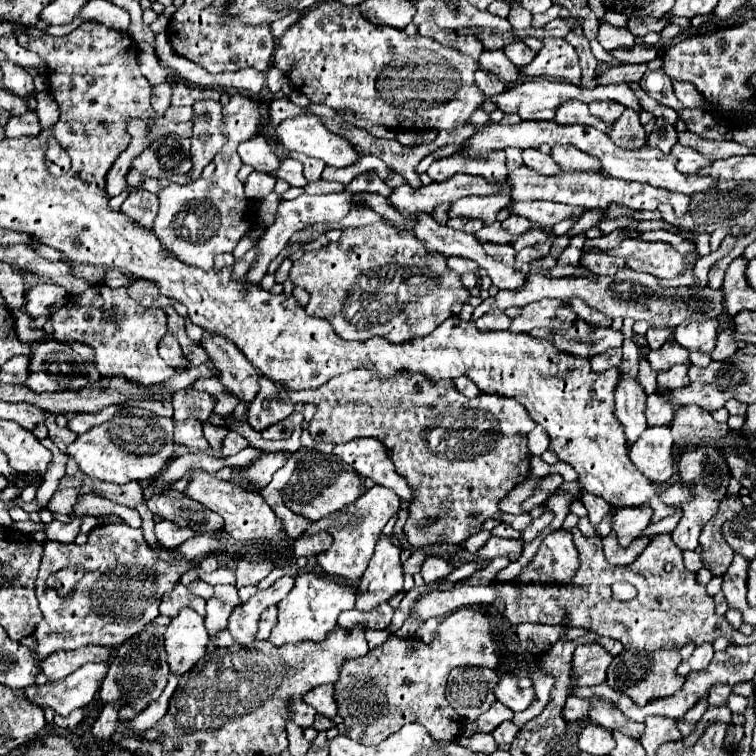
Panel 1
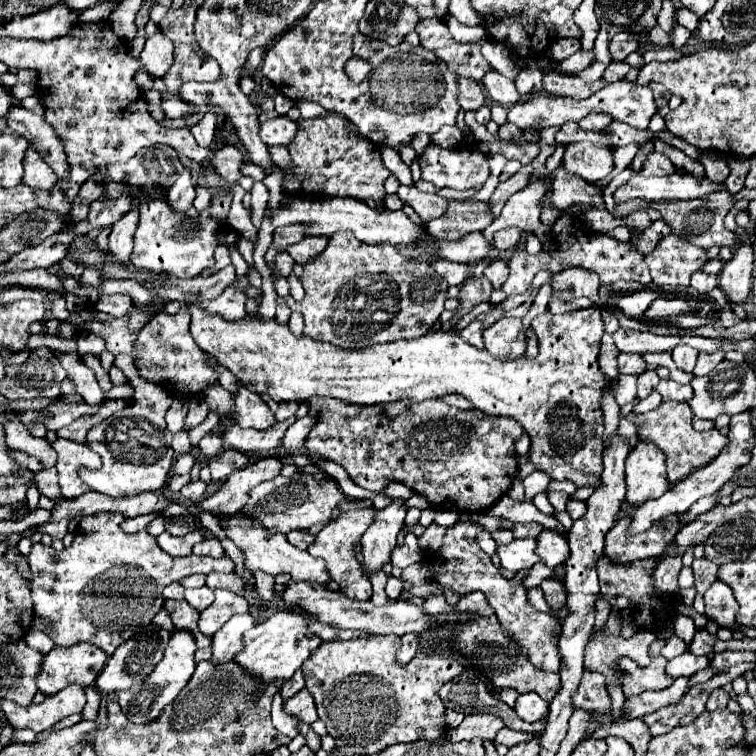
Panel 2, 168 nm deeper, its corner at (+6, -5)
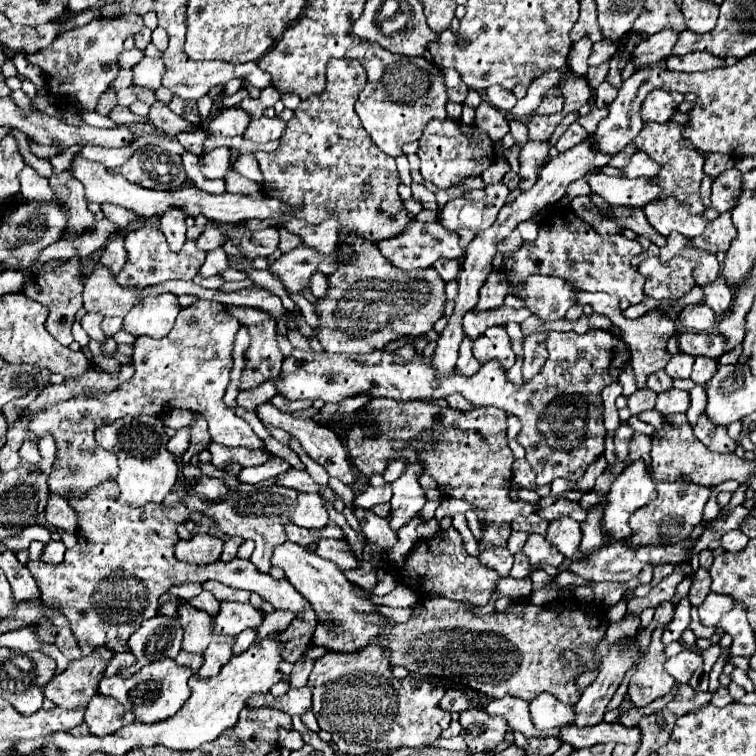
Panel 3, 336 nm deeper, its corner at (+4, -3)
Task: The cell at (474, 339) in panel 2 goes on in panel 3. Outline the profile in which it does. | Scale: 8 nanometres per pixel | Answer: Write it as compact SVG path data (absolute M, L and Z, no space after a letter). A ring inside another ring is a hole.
M465 337L465 341L461 343L461 349L459 349L459 359L457 359L457 371L461 373L461 375L465 375L465 377L471 377L471 375L475 375L477 371L479 371L479 361L473 357L473 353L471 353L471 347L473 347L473 341L469 341L467 337Z

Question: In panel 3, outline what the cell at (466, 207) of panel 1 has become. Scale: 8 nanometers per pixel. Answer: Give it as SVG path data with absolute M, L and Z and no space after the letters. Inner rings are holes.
M527 141L521 149L519 163L521 163L521 183L519 189L527 191L535 185L539 169L549 159L549 141Z

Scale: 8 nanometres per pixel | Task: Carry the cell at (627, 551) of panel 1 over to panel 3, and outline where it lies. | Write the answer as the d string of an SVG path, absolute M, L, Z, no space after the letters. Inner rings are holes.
M661 481L657 483L657 497L641 507L639 511L633 513L631 517L631 529L635 535L627 541L629 545L651 545L651 543L661 543L661 545L675 545L679 541L685 541L689 533L701 523L703 519L703 507L711 495L711 489L699 487L695 483L687 481Z

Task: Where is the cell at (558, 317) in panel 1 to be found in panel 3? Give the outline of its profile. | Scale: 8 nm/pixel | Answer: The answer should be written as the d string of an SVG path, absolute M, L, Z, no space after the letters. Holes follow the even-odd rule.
M489 327L473 343L473 353L475 353L477 361L481 361L481 365L495 359L495 361L499 361L499 365L503 369L511 369L515 363L511 341L509 341L507 331L503 327Z

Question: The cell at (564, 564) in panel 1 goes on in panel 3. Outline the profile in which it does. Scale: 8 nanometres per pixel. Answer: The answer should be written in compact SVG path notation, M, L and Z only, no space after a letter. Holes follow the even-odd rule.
M561 517L557 521L549 523L549 531L547 531L547 539L567 557L575 557L575 551L579 549L579 521L571 519L571 517Z

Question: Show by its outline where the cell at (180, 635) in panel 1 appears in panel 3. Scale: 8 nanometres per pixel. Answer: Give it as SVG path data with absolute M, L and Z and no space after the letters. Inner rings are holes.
M163 659L163 661L147 665L145 669L139 669L137 673L133 673L127 679L103 677L101 685L99 685L99 693L115 697L125 709L133 711L135 721L155 723L155 721L163 721L167 717L171 717L171 713L175 713L179 709L179 705L183 705L183 701L187 701L189 691L191 691L187 681L191 675L193 675L191 669L177 665L173 659Z

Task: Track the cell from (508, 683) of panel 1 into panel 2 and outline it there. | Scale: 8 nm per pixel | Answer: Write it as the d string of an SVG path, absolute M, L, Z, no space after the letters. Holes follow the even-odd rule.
M525 693L525 695L517 697L515 711L517 711L517 715L521 719L533 723L533 721L537 721L537 719L541 719L541 717L547 715L549 705L537 693Z

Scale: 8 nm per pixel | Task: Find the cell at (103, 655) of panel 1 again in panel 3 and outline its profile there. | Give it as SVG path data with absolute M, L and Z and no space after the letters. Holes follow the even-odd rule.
M95 649L91 655L73 661L65 673L55 675L45 687L43 695L63 709L87 707L89 699L97 693L99 681L113 653L109 649Z

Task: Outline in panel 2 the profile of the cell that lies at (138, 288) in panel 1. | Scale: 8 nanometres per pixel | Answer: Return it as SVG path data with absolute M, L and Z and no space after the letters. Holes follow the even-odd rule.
M115 293L115 295L101 295L99 301L95 303L95 307L103 313L109 313L113 317L121 317L121 315L127 315L131 309L133 309L133 299L125 293Z

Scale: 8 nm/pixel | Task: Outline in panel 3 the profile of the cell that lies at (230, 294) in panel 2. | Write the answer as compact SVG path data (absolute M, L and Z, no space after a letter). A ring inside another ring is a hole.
M199 299L195 305L181 309L175 327L169 331L167 337L139 337L135 341L135 373L127 383L119 385L111 393L101 393L95 397L75 395L73 399L49 405L43 411L33 411L29 415L29 431L33 431L35 437L27 439L21 445L21 459L31 465L41 463L37 441L51 435L57 443L57 455L53 461L53 471L47 477L49 493L63 499L83 497L99 483L113 481L119 473L117 457L95 445L95 429L99 425L115 423L123 417L159 417L167 413L167 409L187 409L203 415L209 423L209 435L213 443L225 445L229 449L265 449L265 443L253 433L253 429L223 403L223 395L233 369L231 353L237 331L239 321L231 317L221 303Z

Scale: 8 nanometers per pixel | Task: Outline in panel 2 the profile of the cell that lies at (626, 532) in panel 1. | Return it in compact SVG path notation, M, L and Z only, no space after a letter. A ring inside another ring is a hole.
M743 411L741 415L733 415L731 423L729 423L729 445L725 447L725 451L721 451L721 455L713 461L707 463L705 467L701 467L701 471L693 471L693 475L689 475L689 479L683 479L681 483L675 483L665 495L661 495L659 499L651 499L645 501L641 507L635 509L635 513L631 515L631 525L629 525L629 533L643 533L649 527L653 527L657 521L669 517L669 515L677 515L687 511L697 499L701 497L711 497L715 495L731 477L733 473L741 467L747 465L751 459L751 449L755 447L755 431L753 431L753 423L751 423L751 411Z

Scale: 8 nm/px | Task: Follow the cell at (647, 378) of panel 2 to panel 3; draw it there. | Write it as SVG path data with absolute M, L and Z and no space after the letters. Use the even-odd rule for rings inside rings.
M643 389L643 391L635 391L629 399L627 399L627 409L631 411L633 417L637 417L643 411L649 411L655 407L655 393L651 389Z

